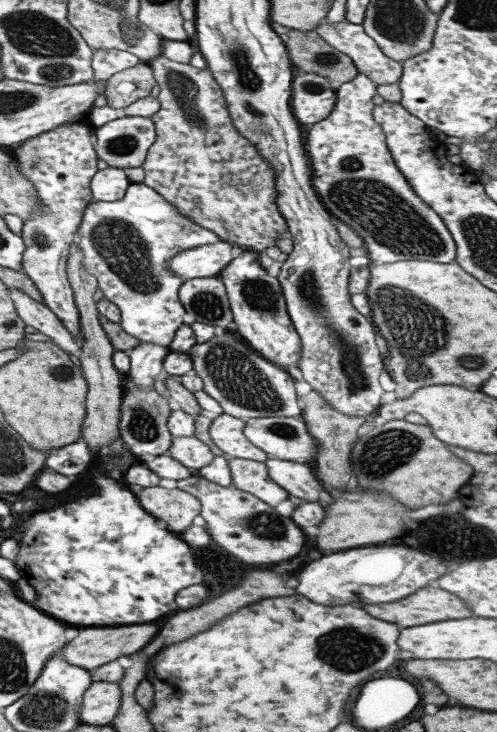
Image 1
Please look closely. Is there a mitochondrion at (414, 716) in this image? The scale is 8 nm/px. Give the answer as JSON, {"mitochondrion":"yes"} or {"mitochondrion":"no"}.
{"mitochondrion":"no"}

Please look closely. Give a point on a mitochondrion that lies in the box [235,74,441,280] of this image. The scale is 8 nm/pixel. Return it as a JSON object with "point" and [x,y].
{"point":[308,87]}

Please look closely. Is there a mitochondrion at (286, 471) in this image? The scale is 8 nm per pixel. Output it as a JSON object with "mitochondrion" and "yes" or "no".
{"mitochondrion":"no"}

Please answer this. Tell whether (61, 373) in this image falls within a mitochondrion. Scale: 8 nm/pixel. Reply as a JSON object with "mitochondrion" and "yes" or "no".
{"mitochondrion":"yes"}

